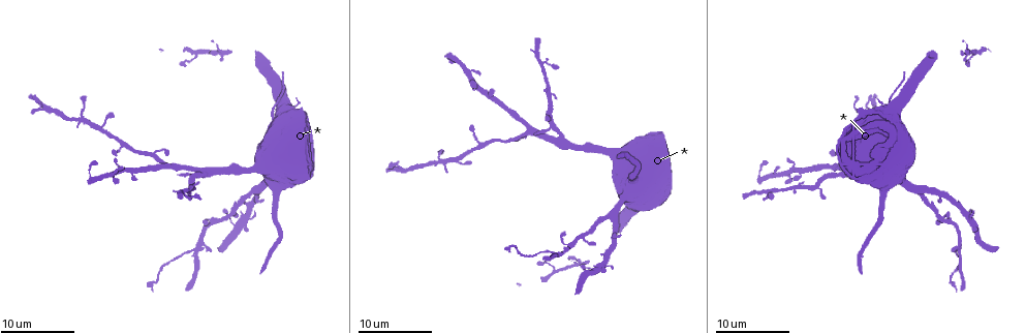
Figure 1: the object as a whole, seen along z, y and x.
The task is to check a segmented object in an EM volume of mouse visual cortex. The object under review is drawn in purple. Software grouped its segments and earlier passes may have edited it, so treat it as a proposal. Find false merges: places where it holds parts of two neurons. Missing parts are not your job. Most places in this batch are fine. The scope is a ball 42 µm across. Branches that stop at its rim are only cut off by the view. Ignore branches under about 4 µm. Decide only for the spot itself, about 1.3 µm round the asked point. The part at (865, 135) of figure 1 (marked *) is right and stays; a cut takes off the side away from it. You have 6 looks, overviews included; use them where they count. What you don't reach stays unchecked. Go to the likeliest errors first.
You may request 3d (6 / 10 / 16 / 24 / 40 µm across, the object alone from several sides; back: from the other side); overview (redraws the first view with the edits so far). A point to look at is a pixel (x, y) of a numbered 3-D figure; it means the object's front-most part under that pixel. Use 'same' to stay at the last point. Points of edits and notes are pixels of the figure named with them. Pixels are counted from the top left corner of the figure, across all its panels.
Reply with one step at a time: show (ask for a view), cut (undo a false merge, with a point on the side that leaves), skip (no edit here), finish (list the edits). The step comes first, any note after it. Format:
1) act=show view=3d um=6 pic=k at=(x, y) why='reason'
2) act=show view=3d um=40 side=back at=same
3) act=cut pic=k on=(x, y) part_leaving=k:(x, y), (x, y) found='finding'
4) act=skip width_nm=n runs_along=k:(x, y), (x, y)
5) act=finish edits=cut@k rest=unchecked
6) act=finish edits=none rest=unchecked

act=show view=3d um=16 pic=1 at=(193, 251) why='two arms in line, one across'

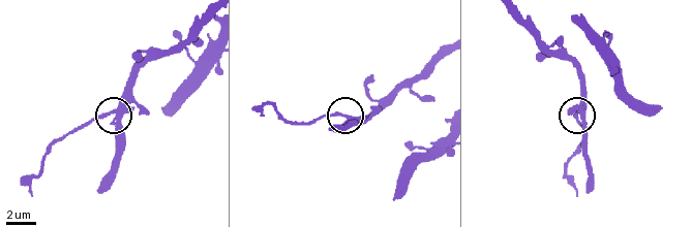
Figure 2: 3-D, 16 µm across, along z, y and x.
act=cut pic=2 on=(93, 120) part_leaving=2:(111, 111), (71, 129), (53, 146), (32, 182), (31, 196) found='two neurons meet here'

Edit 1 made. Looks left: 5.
act=show view=overview

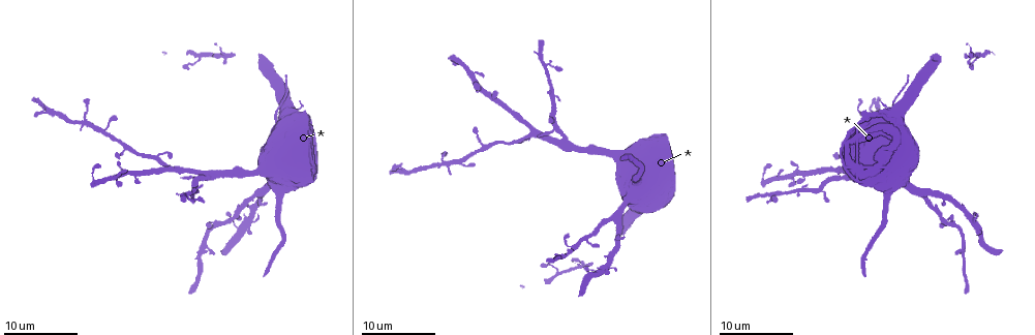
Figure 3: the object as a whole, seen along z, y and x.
act=show view=3d um=6 pic=3 at=(253, 194)

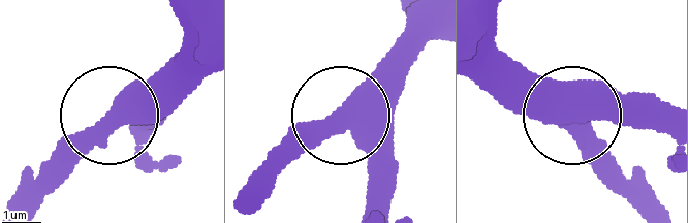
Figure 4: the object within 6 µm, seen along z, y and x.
act=skip found='one neuron here'

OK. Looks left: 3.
act=show view=3d um=10 pic=3 at=(206, 178)

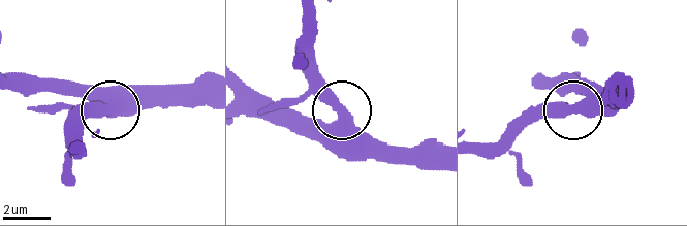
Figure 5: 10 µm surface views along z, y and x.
act=show view=3d um=6 pic=5 at=(111, 110)

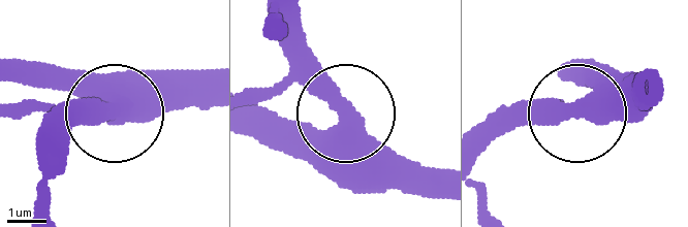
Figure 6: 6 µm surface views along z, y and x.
act=skip width_nm=500 runs_along=6:(209, 77), (160, 80), (114, 117), (44, 117) found='all the same neuron'

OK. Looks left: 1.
act=finish edits=cut@2 rest=unchecked

